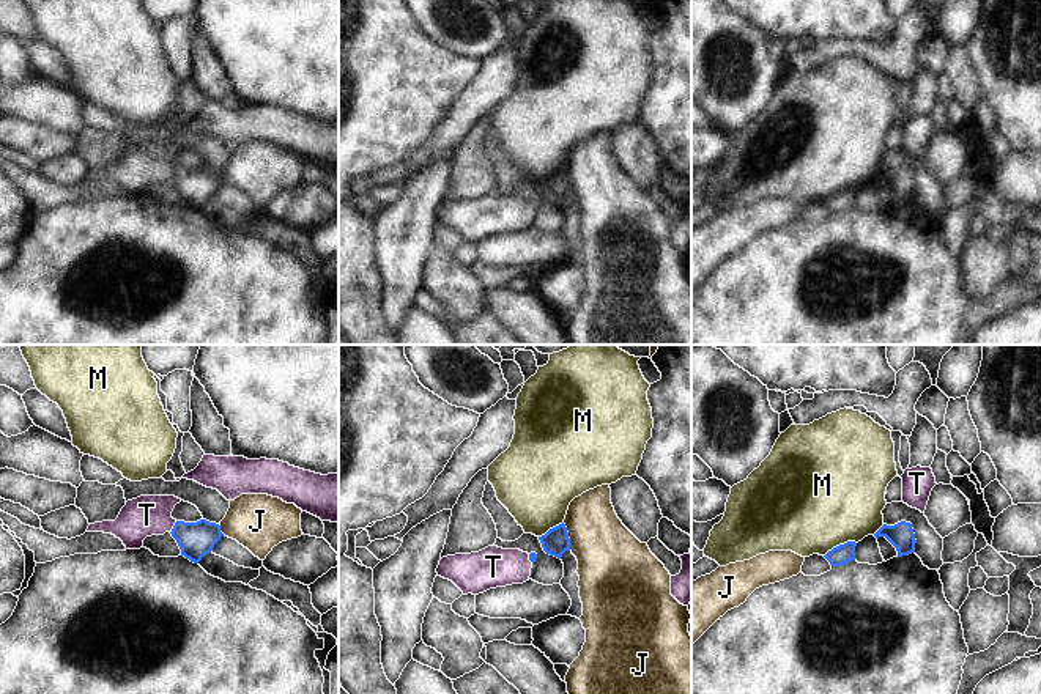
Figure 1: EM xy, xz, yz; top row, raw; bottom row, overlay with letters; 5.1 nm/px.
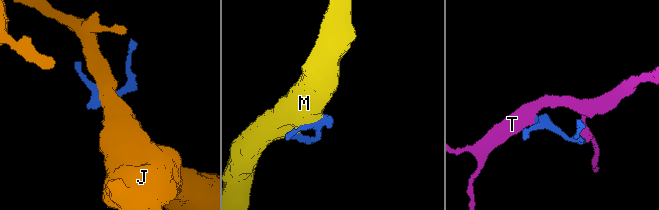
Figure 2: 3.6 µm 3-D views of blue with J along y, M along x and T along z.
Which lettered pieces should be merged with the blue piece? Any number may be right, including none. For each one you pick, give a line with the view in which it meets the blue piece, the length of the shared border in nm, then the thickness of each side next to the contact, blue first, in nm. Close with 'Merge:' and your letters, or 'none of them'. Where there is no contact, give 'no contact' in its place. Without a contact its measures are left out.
T: contact in xy; length 70 nm; calibres 180 and 200 nm
Merge: T

